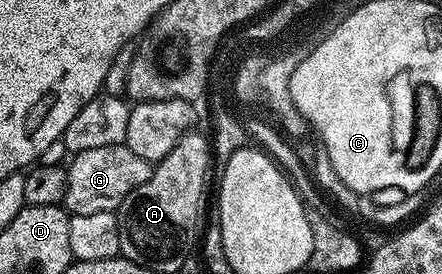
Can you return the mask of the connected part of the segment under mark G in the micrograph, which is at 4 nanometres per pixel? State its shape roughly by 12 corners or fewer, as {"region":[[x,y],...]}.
{"region":[[125,144],[69,159],[71,215],[117,211],[151,163]]}

